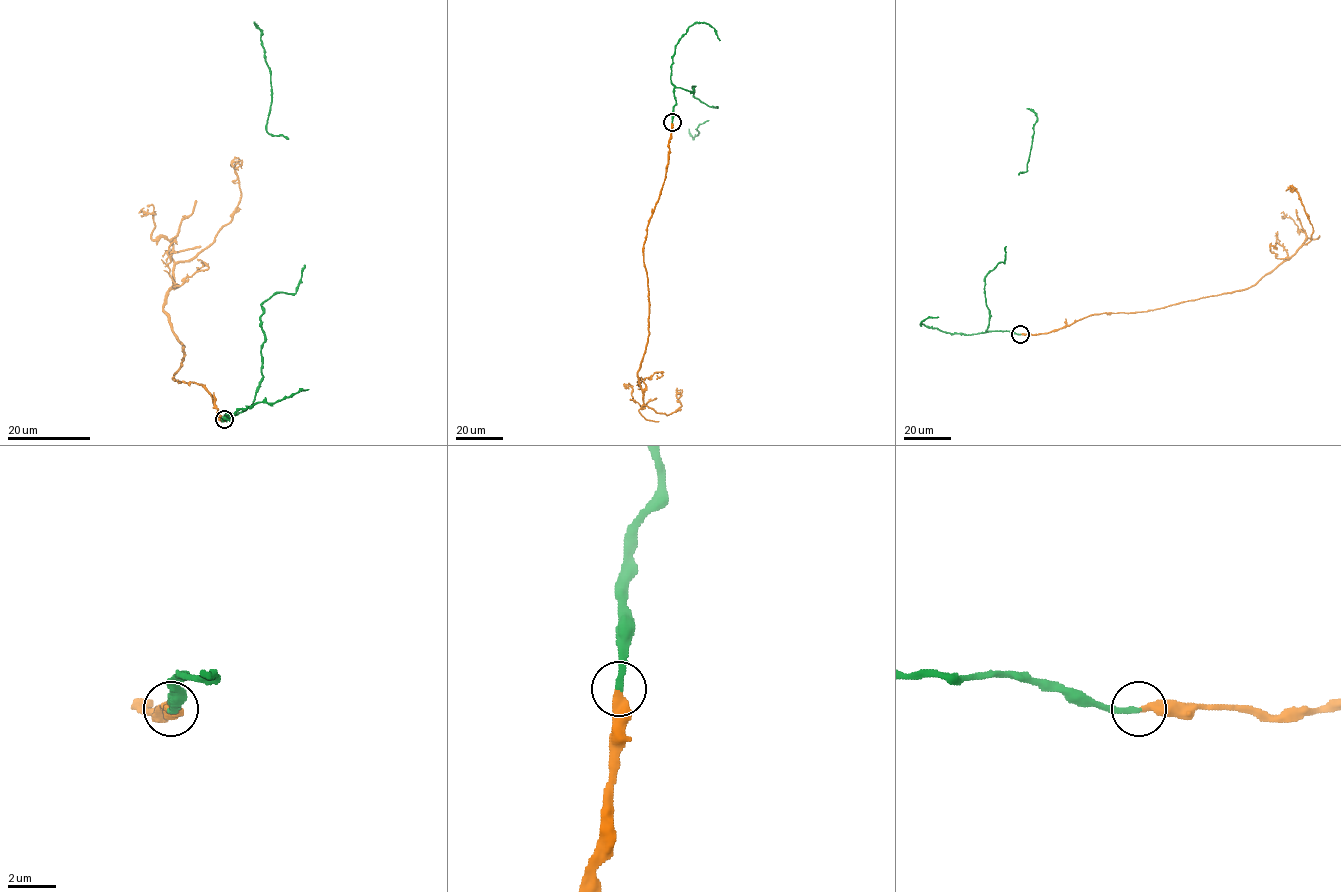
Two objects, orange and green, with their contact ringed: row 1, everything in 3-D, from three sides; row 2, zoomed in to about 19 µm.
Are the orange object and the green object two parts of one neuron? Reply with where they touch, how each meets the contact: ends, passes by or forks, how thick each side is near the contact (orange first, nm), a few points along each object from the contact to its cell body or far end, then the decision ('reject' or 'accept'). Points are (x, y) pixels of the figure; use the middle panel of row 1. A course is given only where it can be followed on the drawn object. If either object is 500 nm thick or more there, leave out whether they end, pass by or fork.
at (672, 122); orange ends there; green ends there; 360 nm thick on the orange side, 260 nm on the other; orange runs (672, 122), (665, 179), (644, 244), (649, 334), (637, 372), (643, 402), (658, 413), (675, 412), (682, 389); green runs (672, 122), (674, 88), (691, 91), (695, 86), (695, 97), (717, 107), (692, 139), (688, 128); accept

